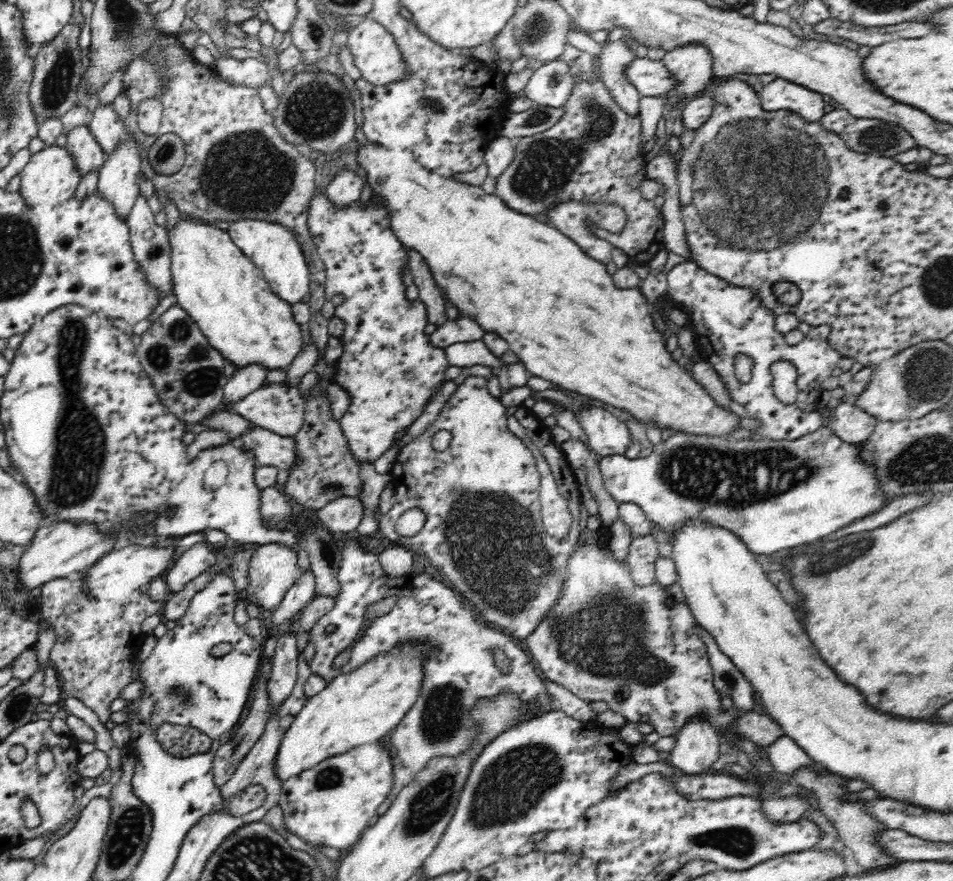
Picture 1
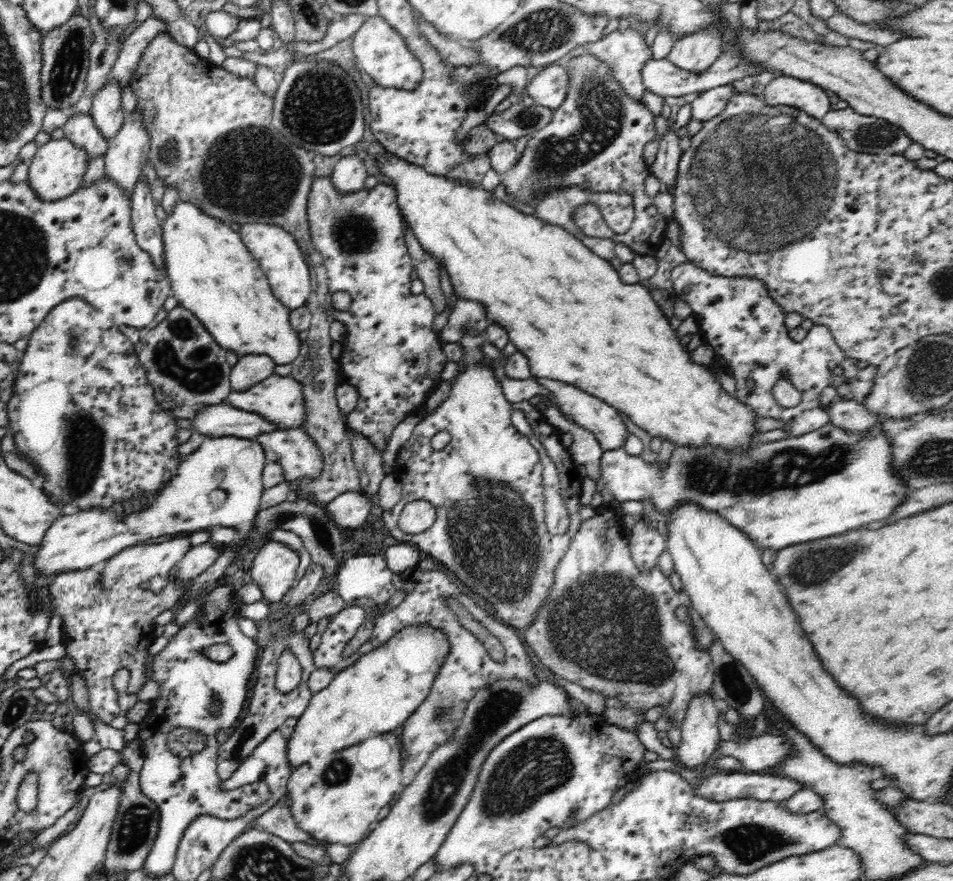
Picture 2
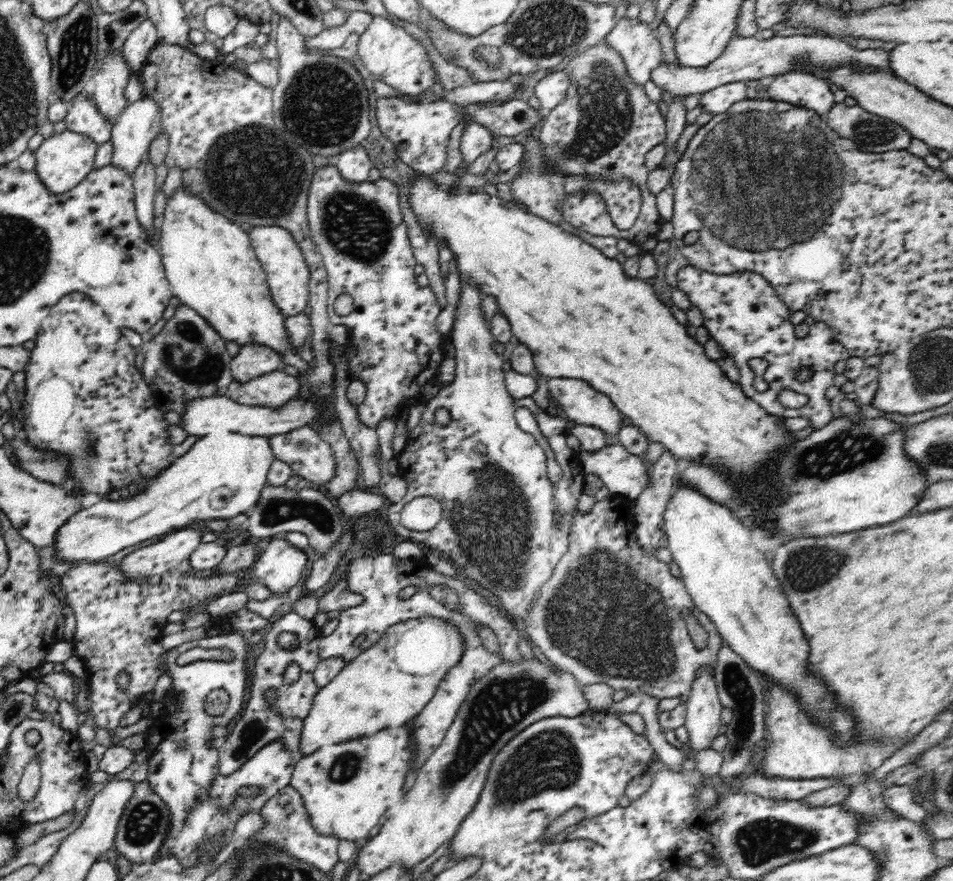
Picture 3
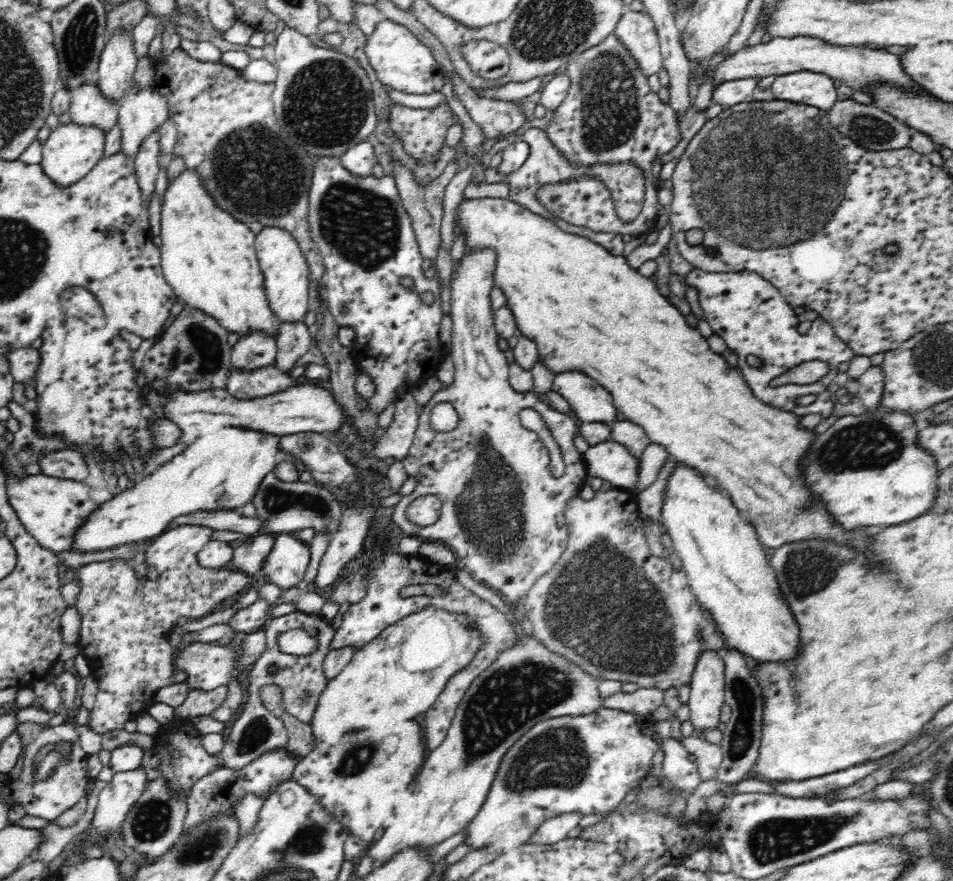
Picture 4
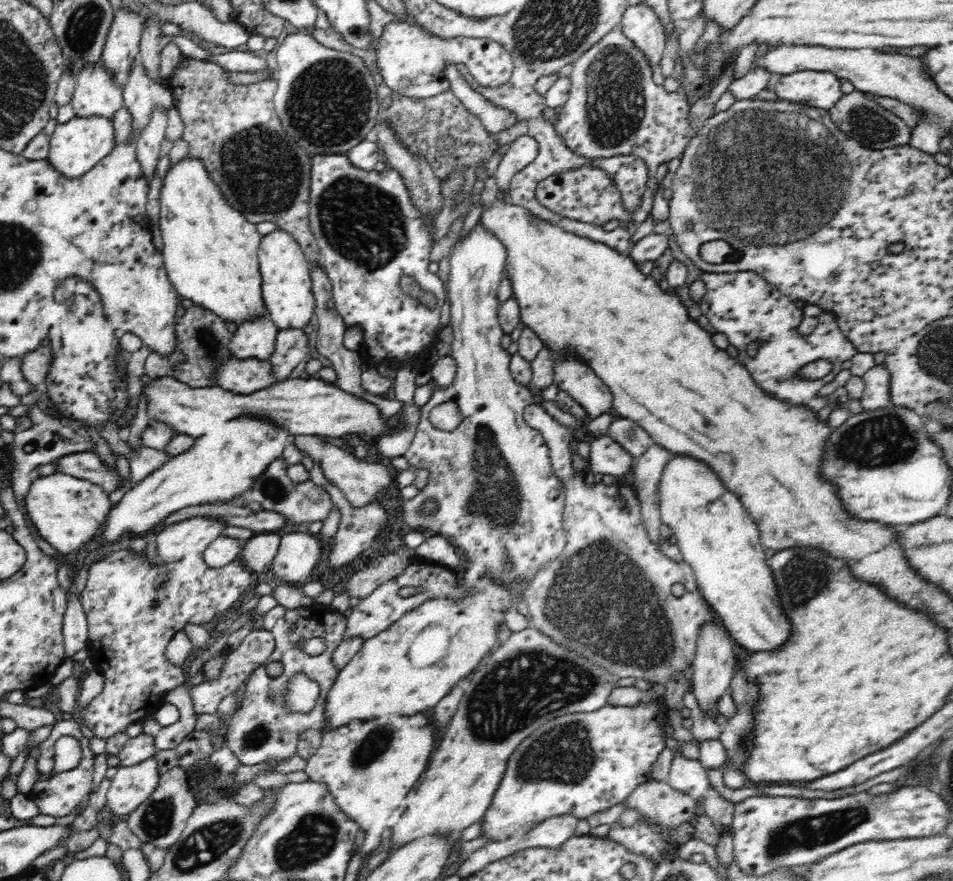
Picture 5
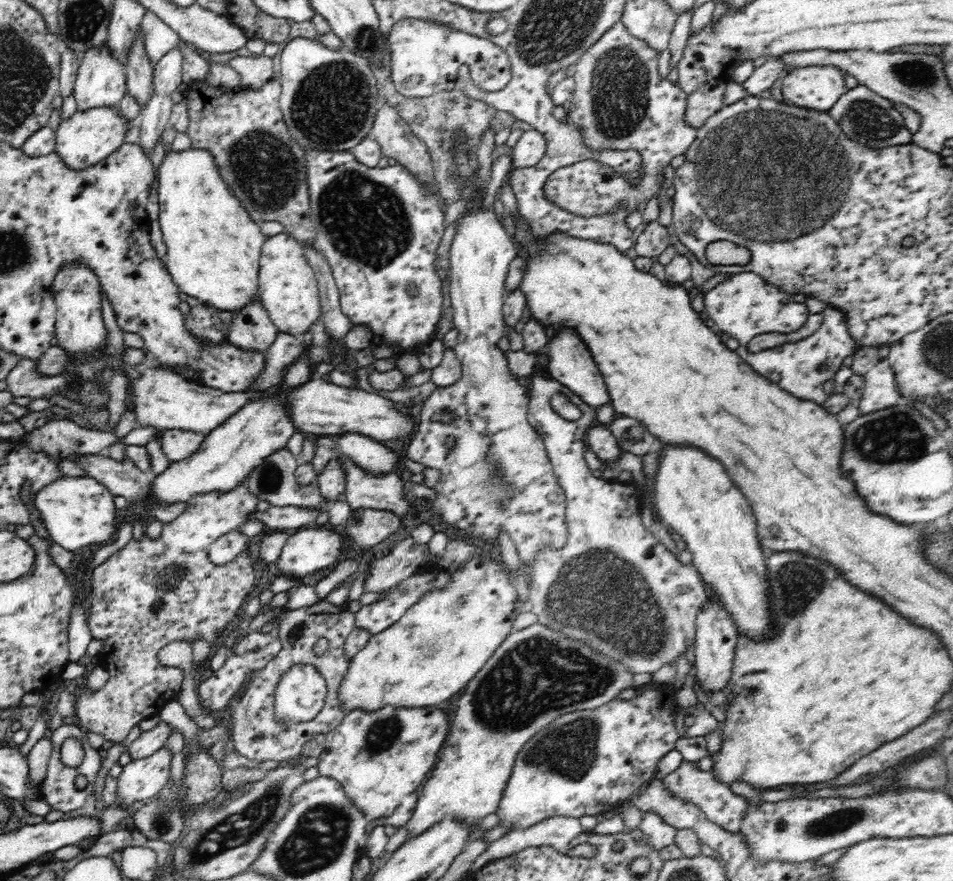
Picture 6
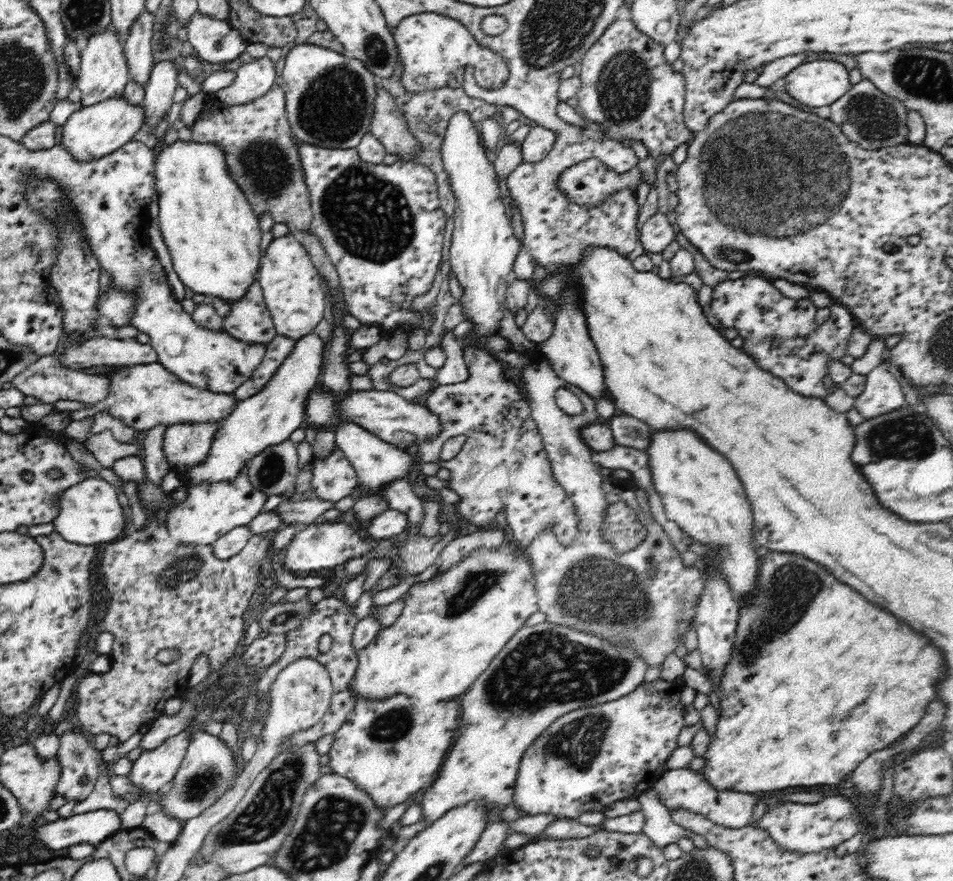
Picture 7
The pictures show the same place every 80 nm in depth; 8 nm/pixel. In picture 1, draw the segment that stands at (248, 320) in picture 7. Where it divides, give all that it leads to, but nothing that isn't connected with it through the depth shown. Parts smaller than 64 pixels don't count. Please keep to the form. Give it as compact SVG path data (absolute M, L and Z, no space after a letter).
M258 363L245 366L243 369L236 369L235 373L224 385L222 392L224 396L222 396L219 410L231 410L233 404L258 390L264 385L267 374L266 369Z

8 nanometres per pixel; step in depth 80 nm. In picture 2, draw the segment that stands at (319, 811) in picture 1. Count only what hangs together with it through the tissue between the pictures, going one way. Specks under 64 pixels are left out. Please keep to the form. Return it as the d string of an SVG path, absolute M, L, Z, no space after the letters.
M381 734L366 742L359 742L344 750L334 751L330 756L316 758L312 766L302 765L294 769L286 784L286 799L289 812L298 828L308 832L316 840L330 844L344 844L352 847L363 841L370 831L370 822L378 820L378 812L392 800L396 792L402 792L402 747L398 737Z

